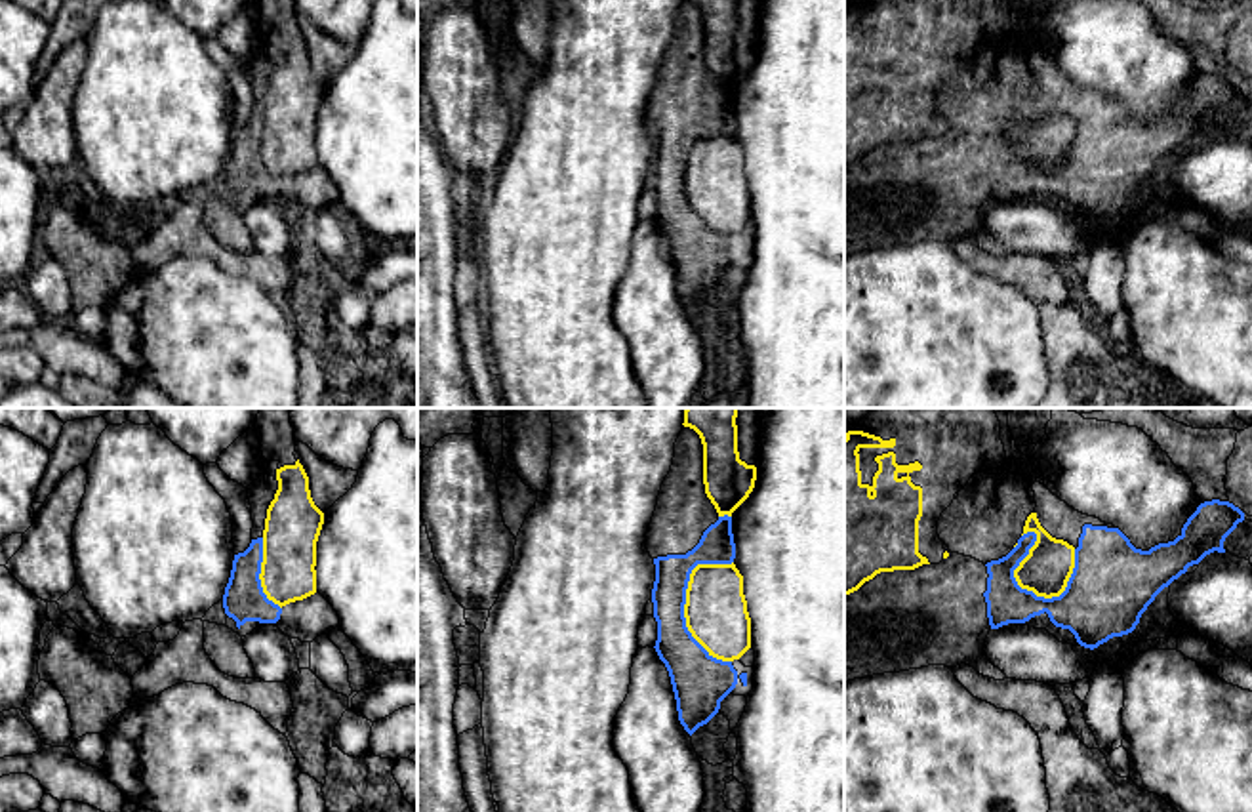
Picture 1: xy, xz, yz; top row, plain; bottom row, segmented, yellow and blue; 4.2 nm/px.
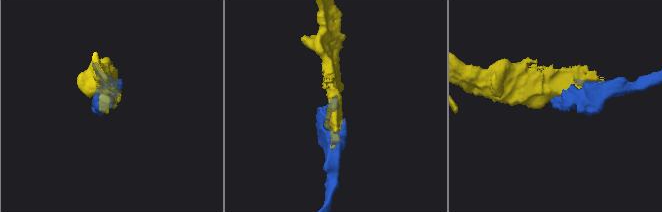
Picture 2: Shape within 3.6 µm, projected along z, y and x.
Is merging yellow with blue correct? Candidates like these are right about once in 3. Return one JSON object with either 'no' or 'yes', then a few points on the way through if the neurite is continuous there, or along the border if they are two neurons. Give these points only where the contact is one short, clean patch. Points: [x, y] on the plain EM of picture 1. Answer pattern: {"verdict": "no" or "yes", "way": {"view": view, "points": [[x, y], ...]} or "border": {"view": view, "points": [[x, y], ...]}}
{"verdict": "no"}

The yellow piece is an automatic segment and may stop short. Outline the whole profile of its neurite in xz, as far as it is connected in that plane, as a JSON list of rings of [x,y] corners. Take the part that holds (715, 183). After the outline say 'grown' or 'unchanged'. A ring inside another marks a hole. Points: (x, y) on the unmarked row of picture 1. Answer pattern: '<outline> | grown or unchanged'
[[[734,135],[692,143],[684,191],[692,210],[717,233],[739,233],[751,221],[743,149]]] | unchanged

